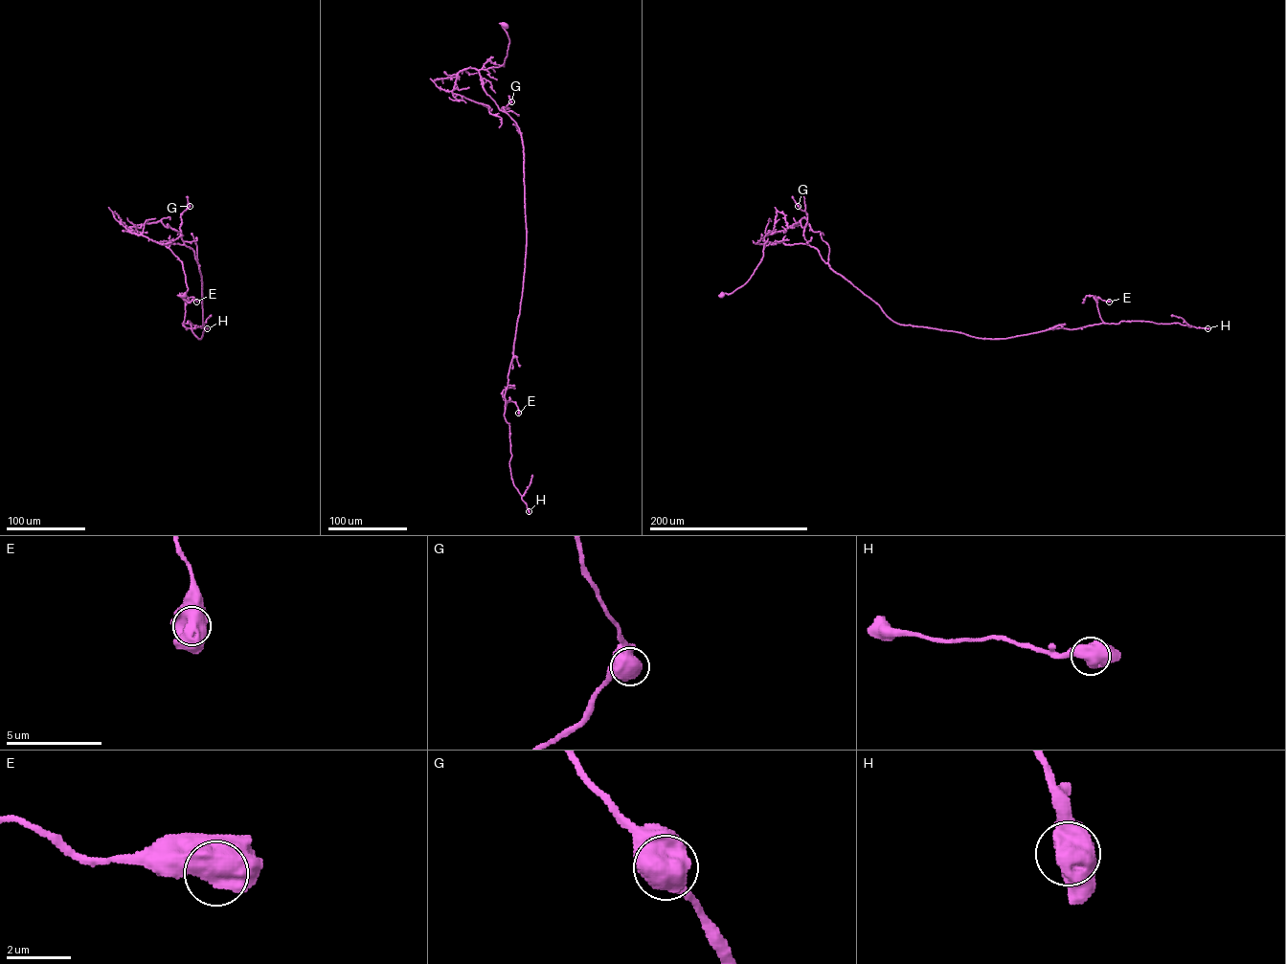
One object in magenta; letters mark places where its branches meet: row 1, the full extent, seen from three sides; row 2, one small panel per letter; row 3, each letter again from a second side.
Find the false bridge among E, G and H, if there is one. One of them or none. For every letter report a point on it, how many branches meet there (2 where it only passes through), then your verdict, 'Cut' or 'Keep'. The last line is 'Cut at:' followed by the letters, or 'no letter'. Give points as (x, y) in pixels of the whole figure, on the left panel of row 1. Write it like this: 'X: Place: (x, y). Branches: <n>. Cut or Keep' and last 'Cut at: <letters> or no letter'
E: Place: (196, 302). Branches: 2. Keep
G: Place: (190, 206). Branches: 2. Keep
H: Place: (207, 328). Branches: 2. Keep
Cut at: no letter

